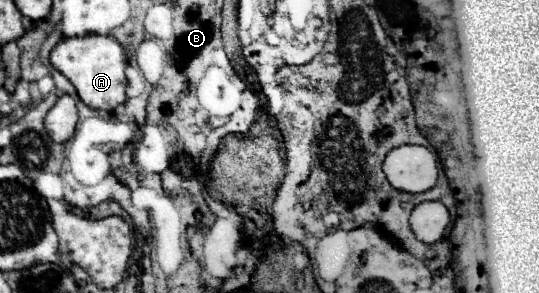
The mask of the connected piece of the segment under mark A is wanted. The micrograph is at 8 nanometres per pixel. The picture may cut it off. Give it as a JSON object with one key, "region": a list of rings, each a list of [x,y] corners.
{"region":[[[96,34],[84,38],[64,38],[56,44],[56,48],[50,54],[52,66],[64,76],[68,76],[68,80],[72,80],[80,100],[94,110],[106,112],[114,112],[120,104],[126,102],[126,60],[126,52],[118,44],[118,40],[114,40],[112,36]]]}

